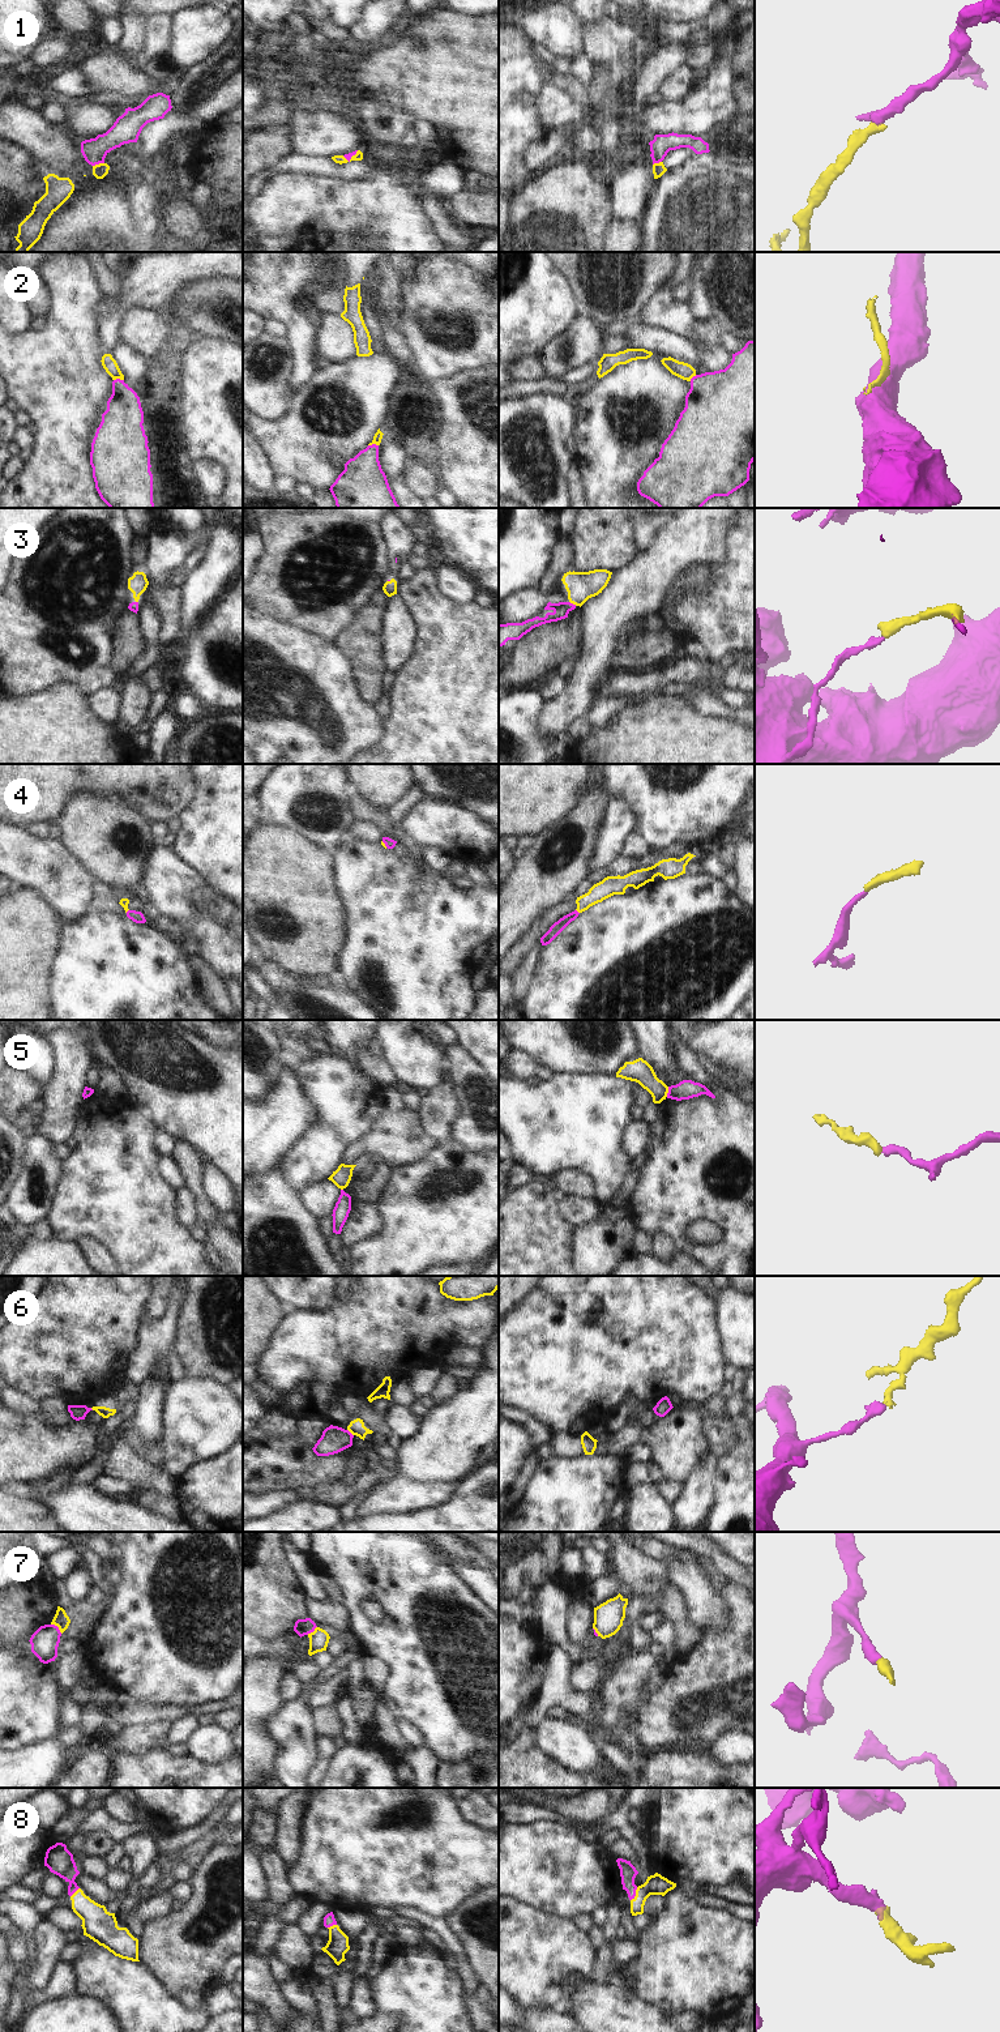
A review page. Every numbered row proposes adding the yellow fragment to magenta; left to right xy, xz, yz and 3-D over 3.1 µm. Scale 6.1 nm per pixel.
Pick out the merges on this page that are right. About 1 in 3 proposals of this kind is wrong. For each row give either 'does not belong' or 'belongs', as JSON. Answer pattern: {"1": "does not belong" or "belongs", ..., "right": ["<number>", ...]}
{"1": "belongs", "2": "does not belong", "3": "belongs", "4": "belongs", "5": "does not belong", "6": "does not belong", "7": "does not belong", "8": "belongs", "right": ["1", "3", "4", "8"]}

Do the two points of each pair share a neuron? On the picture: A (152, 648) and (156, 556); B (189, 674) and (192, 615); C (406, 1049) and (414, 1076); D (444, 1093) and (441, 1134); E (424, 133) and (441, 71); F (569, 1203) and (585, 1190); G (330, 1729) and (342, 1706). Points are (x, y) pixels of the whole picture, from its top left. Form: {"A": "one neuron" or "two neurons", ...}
{"A": "one neuron", "B": "two neurons", "C": "one neuron", "D": "one neuron", "E": "two neurons", "F": "two neurons", "G": "two neurons"}

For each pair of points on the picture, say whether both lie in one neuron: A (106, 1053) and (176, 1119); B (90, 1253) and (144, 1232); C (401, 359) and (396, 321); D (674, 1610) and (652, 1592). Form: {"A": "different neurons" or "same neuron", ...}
{"A": "same neuron", "B": "different neurons", "C": "different neurons", "D": "different neurons"}

